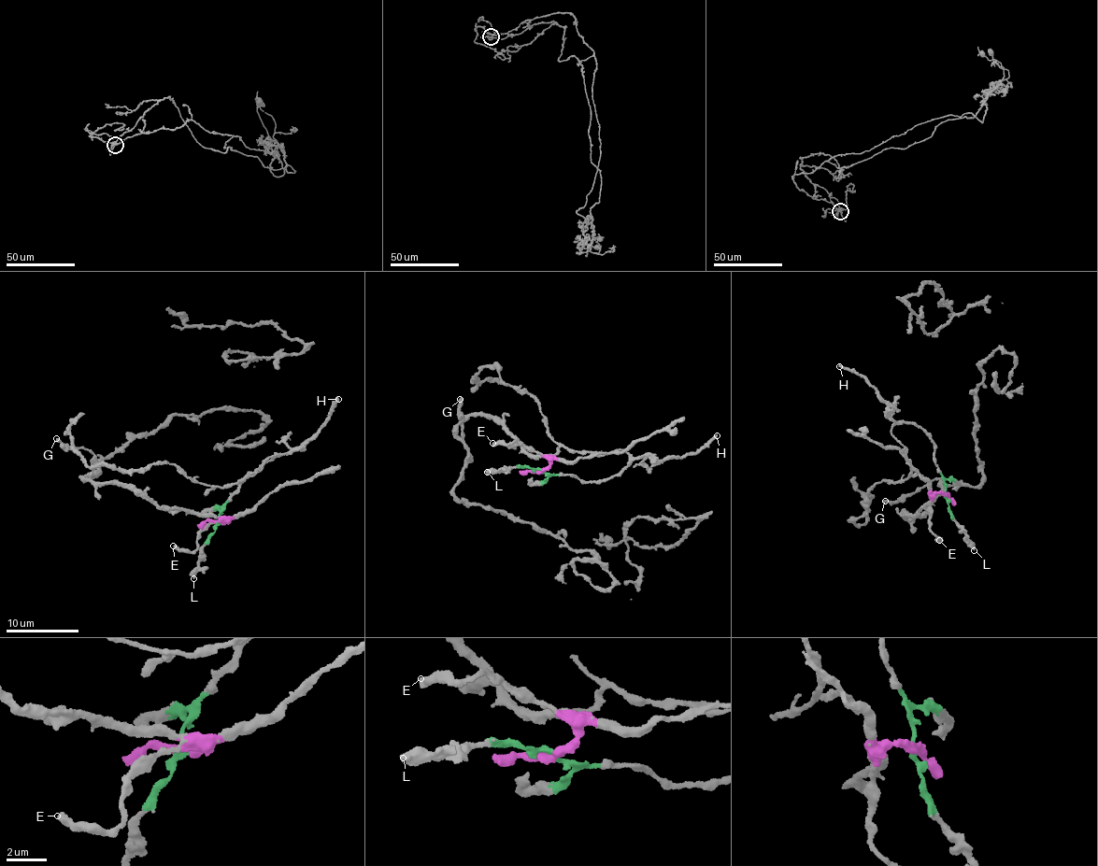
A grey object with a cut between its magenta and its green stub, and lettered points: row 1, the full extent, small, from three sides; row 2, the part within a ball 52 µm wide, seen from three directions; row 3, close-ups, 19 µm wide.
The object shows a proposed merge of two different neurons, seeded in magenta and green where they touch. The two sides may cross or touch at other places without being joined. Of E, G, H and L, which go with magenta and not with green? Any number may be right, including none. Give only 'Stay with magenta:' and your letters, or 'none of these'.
Stay with magenta: E, G

